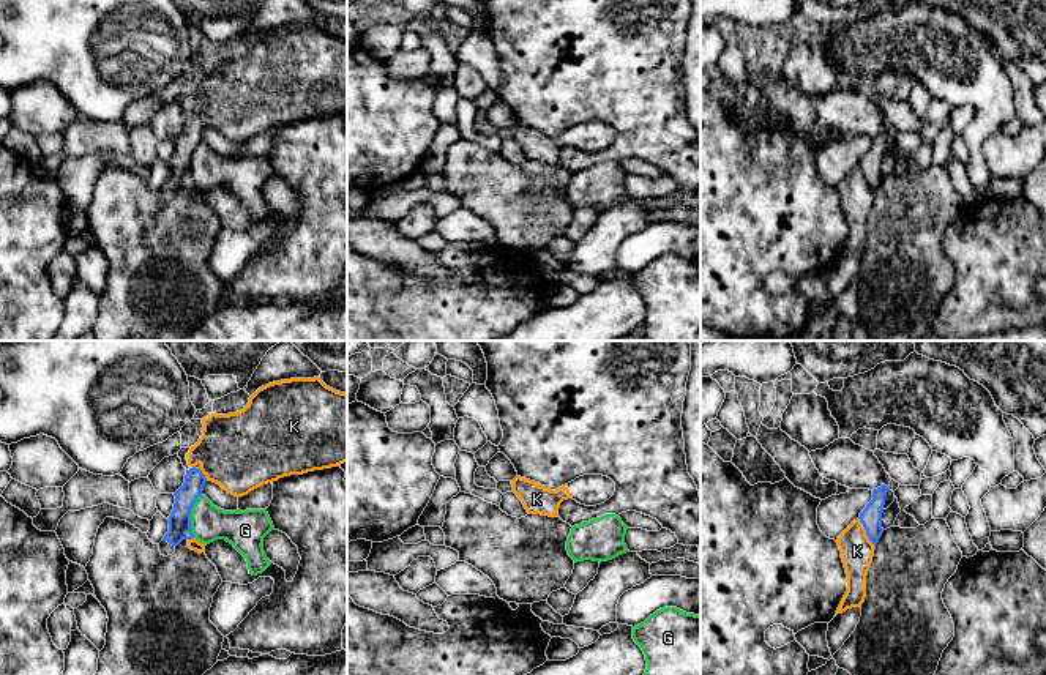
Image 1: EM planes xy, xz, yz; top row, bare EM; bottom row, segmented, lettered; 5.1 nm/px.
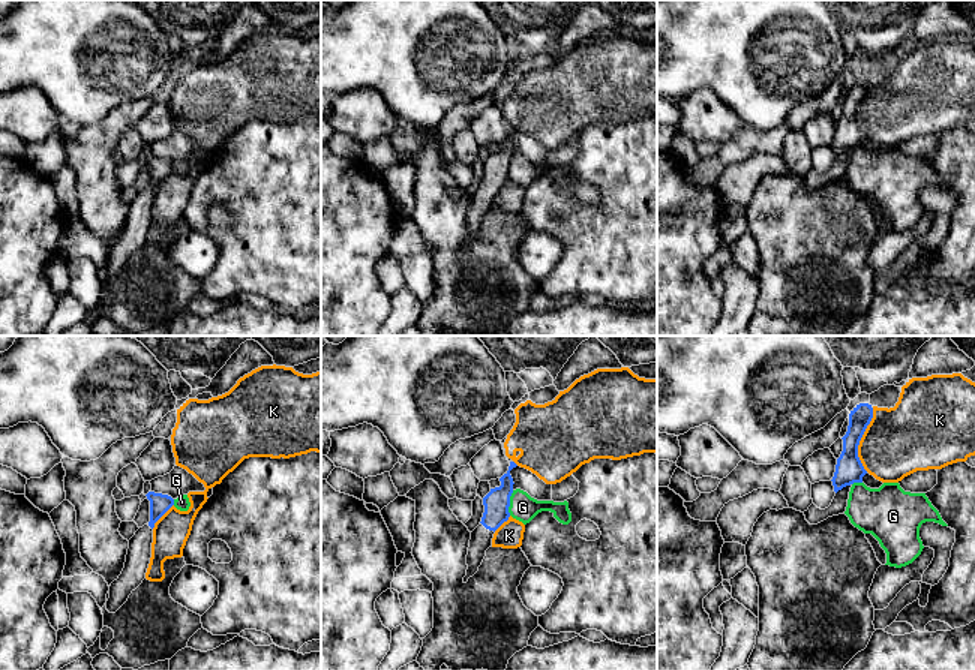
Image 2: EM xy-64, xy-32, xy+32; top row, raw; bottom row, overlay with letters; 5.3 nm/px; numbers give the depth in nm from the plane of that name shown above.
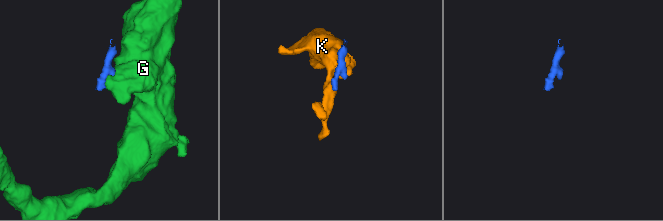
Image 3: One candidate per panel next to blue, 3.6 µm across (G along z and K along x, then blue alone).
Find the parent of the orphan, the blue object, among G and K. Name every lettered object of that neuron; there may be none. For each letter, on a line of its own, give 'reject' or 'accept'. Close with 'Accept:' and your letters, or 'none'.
G: reject
K: reject
Accept: none

